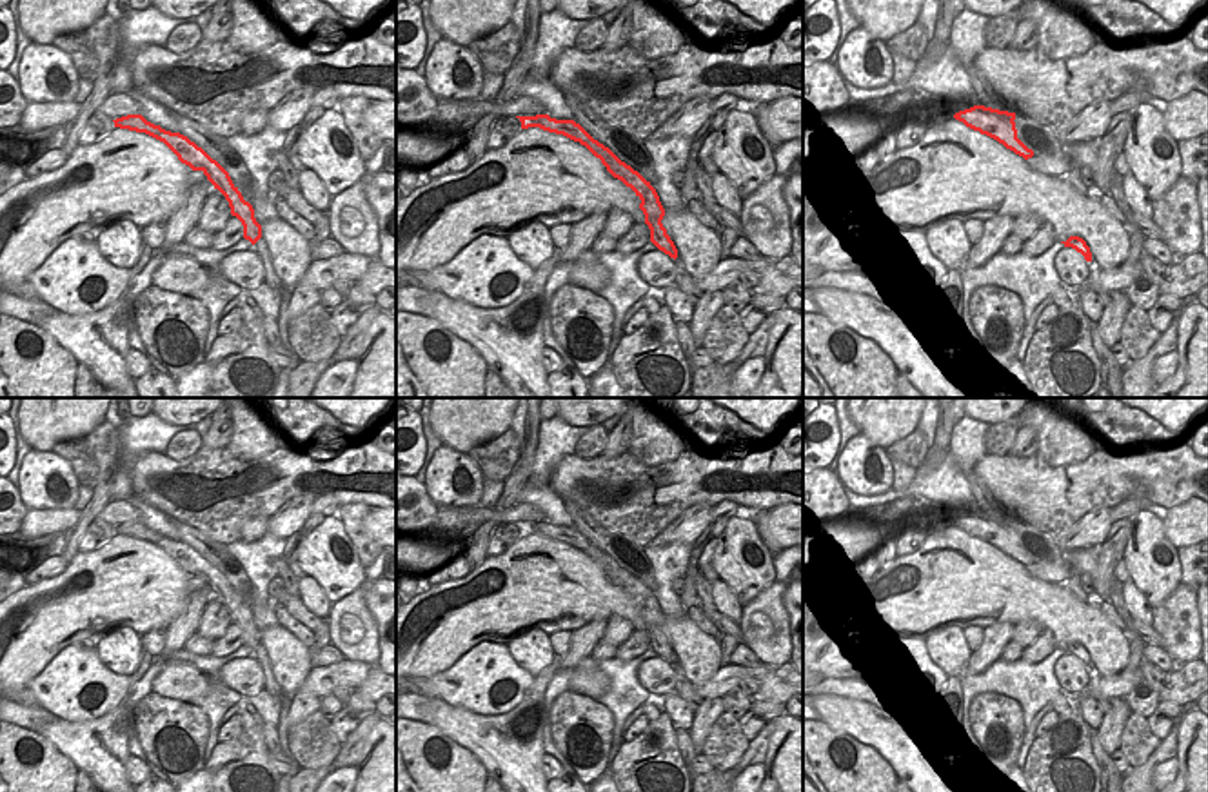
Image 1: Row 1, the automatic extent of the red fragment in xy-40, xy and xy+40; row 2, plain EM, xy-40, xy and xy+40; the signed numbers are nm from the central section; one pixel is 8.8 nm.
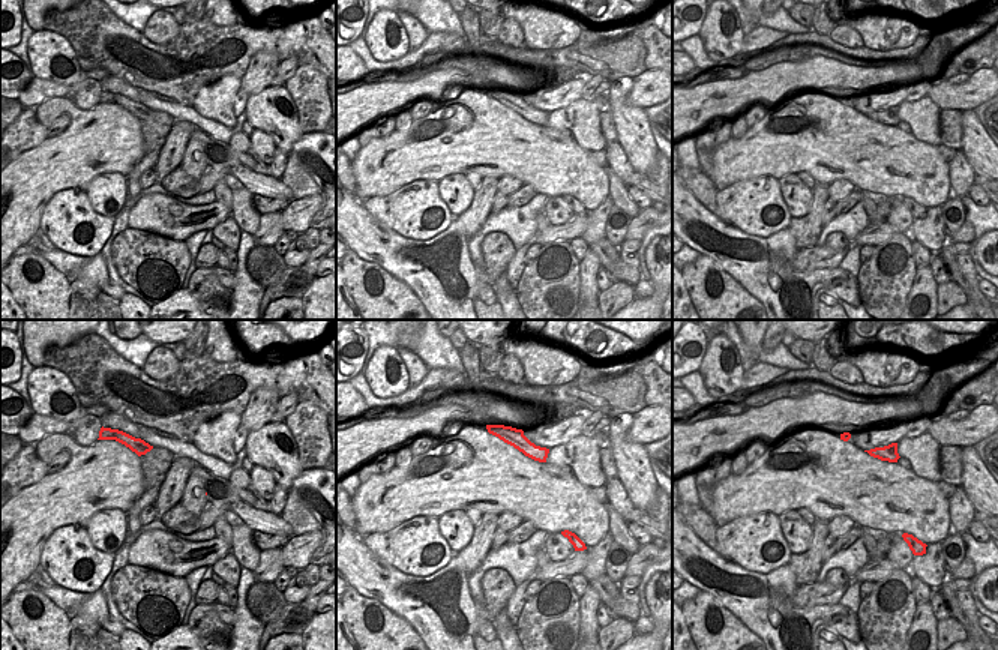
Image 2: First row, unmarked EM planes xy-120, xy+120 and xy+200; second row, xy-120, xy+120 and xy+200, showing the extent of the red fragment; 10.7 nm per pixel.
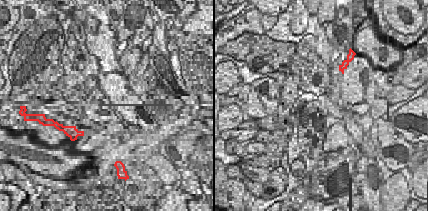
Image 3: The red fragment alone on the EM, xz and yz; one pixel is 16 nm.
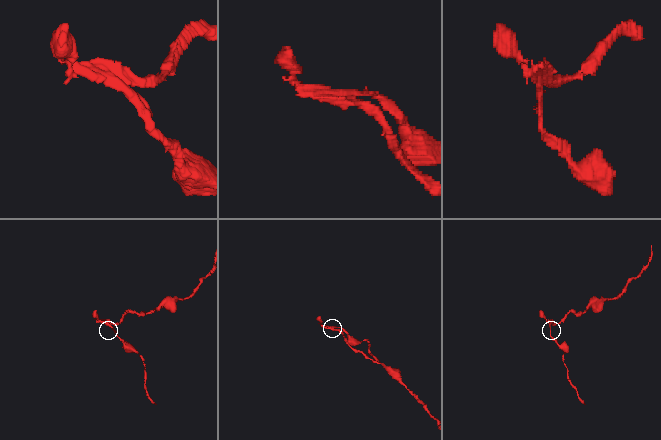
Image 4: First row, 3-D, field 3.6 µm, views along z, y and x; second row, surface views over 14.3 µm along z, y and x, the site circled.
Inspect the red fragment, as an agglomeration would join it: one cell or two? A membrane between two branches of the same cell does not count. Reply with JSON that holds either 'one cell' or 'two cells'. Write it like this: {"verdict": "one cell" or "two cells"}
{"verdict": "two cells"}

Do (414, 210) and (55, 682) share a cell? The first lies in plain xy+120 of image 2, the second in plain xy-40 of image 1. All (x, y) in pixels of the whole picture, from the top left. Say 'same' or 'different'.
same

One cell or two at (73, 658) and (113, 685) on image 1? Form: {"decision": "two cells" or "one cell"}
{"decision": "one cell"}

